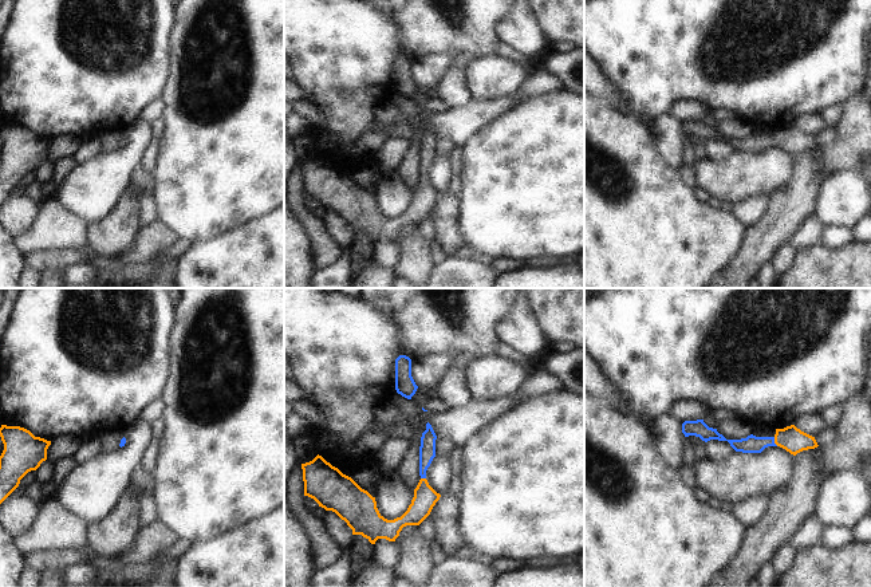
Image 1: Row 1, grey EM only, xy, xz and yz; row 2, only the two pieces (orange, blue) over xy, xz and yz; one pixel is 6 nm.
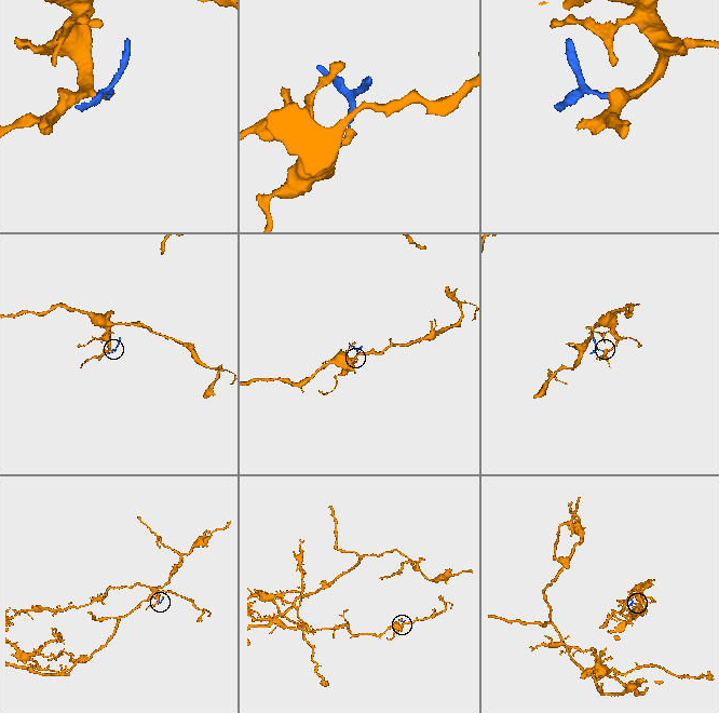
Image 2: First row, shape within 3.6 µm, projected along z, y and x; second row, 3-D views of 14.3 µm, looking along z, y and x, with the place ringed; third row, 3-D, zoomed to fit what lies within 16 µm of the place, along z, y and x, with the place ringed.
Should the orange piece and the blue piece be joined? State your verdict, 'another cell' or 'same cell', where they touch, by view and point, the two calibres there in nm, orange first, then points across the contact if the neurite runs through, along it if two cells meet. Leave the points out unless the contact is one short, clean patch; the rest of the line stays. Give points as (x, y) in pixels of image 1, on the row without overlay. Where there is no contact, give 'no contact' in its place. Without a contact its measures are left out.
same cell | yz (775, 141) | 150/110 nm | across yz (791, 138), (775, 141), (752, 144)

